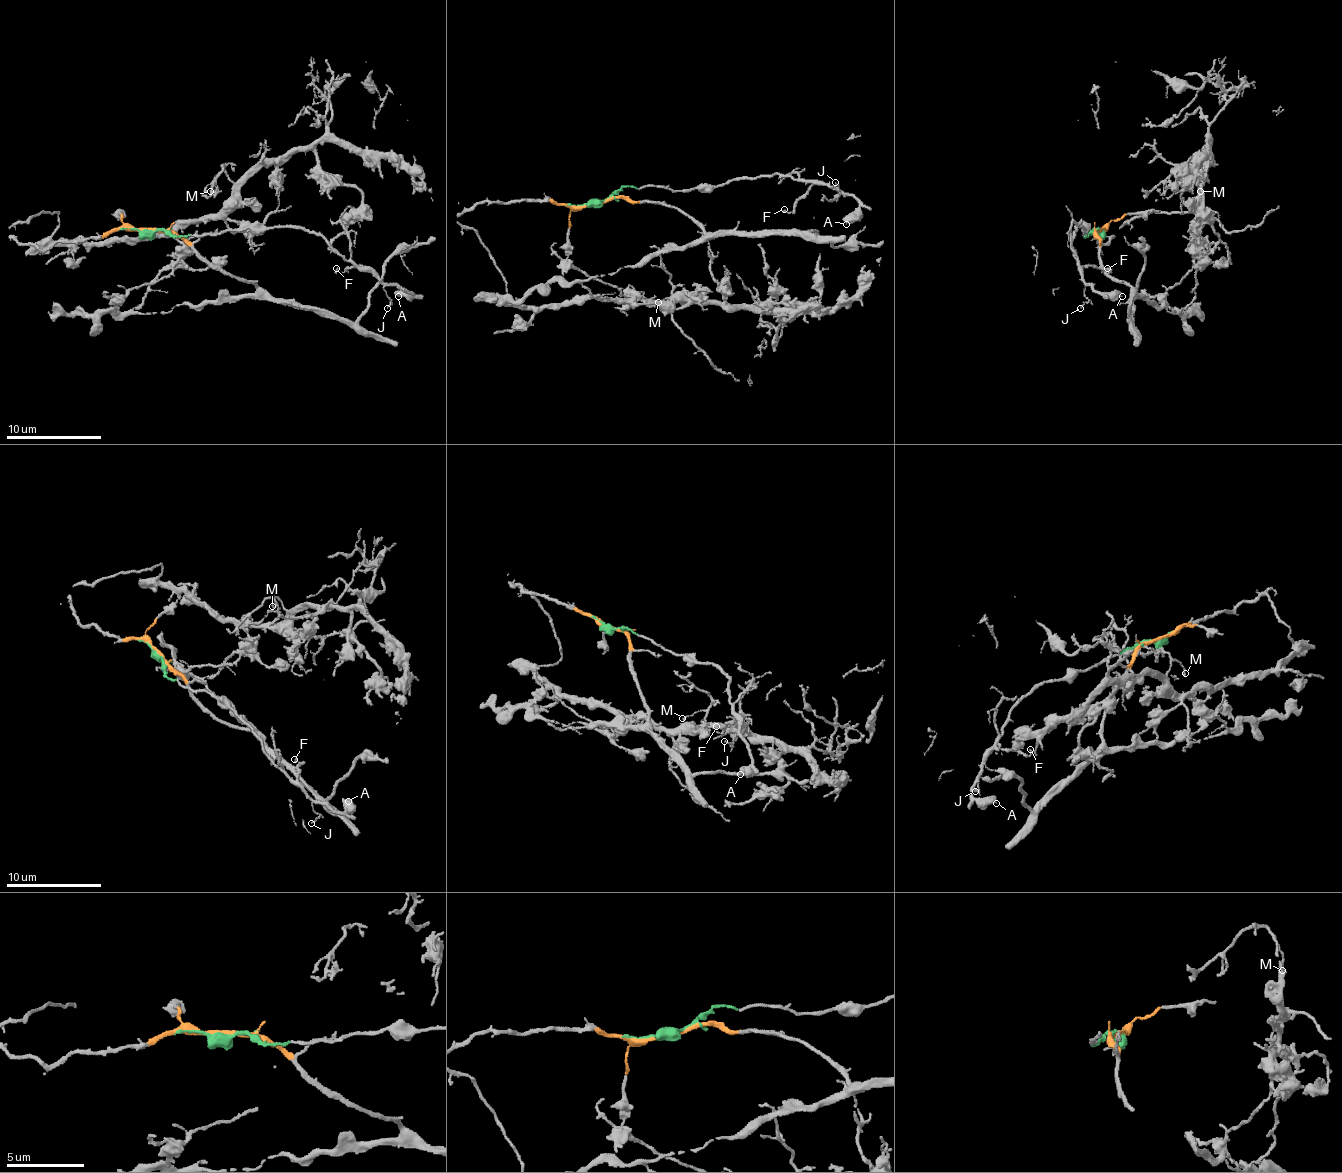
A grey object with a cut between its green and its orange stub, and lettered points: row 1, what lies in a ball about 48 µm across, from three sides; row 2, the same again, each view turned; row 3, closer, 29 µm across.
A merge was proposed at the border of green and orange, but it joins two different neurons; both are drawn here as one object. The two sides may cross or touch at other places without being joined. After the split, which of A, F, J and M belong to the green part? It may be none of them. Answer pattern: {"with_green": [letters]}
{"with_green": ["A", "F", "J"]}

